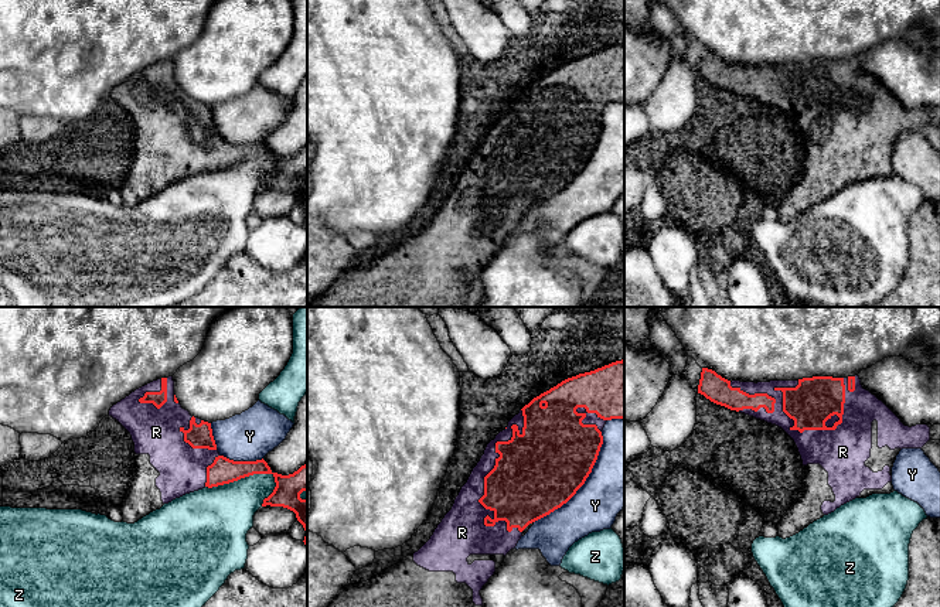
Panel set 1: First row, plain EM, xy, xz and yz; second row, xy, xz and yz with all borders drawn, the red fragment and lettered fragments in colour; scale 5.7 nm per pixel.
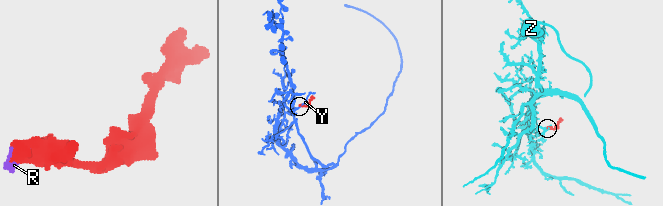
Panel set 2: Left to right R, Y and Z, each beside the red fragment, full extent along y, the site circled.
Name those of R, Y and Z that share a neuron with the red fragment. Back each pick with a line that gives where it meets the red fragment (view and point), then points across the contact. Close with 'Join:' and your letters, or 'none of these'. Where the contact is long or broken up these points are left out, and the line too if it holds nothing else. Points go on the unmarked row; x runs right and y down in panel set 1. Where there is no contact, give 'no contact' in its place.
R: yz (817, 112)
Join: R

